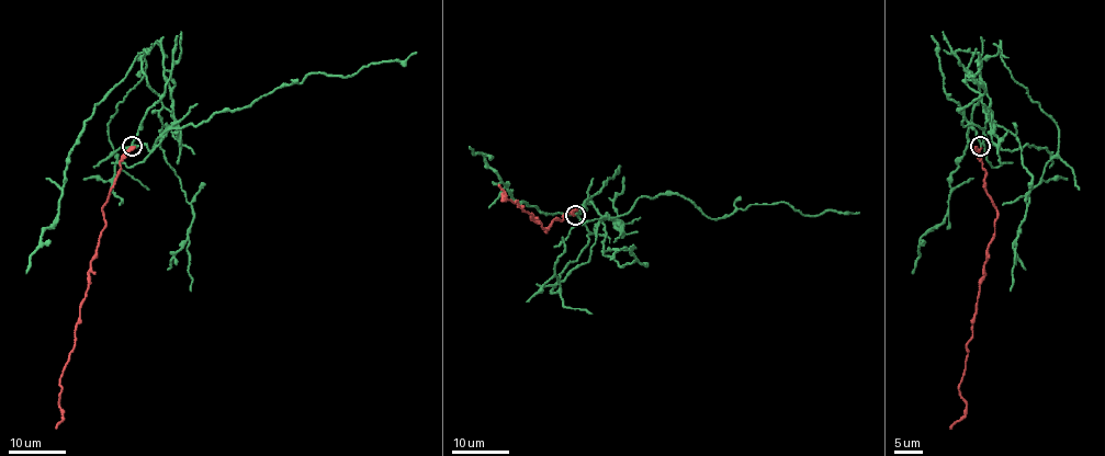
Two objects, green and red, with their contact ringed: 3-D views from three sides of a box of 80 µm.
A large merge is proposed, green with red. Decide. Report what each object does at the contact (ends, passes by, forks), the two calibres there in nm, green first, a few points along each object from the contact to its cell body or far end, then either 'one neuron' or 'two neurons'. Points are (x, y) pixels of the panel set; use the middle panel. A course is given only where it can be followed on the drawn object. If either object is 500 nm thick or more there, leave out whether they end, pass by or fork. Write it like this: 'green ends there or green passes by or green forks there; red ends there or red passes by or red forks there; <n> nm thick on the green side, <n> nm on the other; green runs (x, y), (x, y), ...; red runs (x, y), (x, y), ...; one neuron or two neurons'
green ends there; red passes by; 160 nm thick on the green side, 150 nm on the other; green runs (575, 215), (619, 172), (615, 225), (589, 201), (577, 215), (542, 213), (517, 202), (469, 147); red runs (575, 215), (555, 218), (547, 231), (517, 201), (507, 201), (504, 193), (503, 201), (498, 184); two neurons

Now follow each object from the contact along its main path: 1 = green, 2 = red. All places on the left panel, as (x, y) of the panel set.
1: (132, 146), (180, 40), (173, 113), (138, 54), (68, 156), (58, 219), (25, 273)
2: (132, 147), (102, 208), (105, 228), (90, 263), (74, 345), (59, 378), (63, 419), (55, 428)

